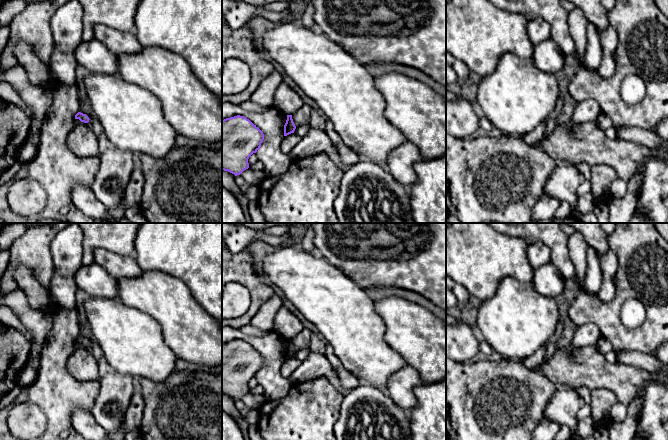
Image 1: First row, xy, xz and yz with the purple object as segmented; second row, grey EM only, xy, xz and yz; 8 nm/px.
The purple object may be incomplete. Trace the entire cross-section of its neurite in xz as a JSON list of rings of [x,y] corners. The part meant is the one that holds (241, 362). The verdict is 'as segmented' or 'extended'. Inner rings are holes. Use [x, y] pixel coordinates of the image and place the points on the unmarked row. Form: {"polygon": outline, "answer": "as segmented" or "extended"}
{"polygon": [[[244,340],[222,344],[222,394],[240,399],[249,392],[248,383],[263,364],[263,356]]], "answer": "as segmented"}

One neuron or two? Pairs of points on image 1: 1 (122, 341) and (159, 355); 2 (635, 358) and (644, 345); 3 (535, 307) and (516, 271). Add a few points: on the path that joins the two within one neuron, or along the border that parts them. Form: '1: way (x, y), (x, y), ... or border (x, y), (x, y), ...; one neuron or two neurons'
1: way (131, 342), (140, 351), (150, 355); one neuron
2: border (618, 351), (638, 350), (652, 355); two neurons
3: border (498, 283), (504, 277), (513, 277), (530, 284); two neurons

